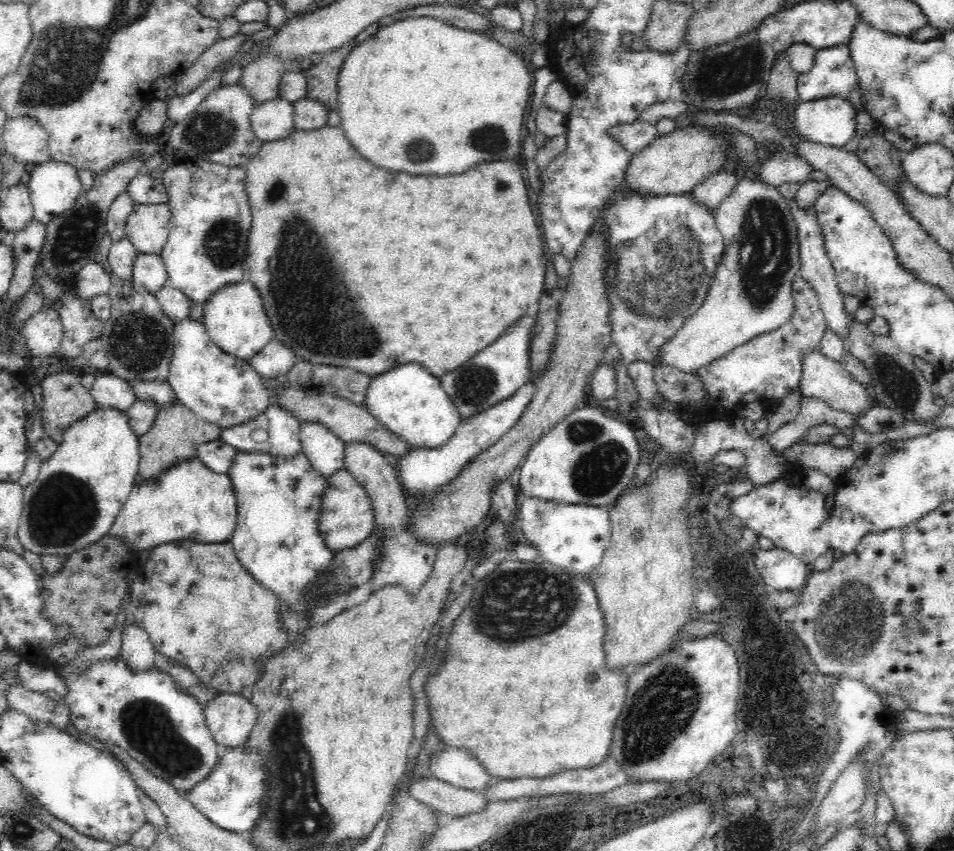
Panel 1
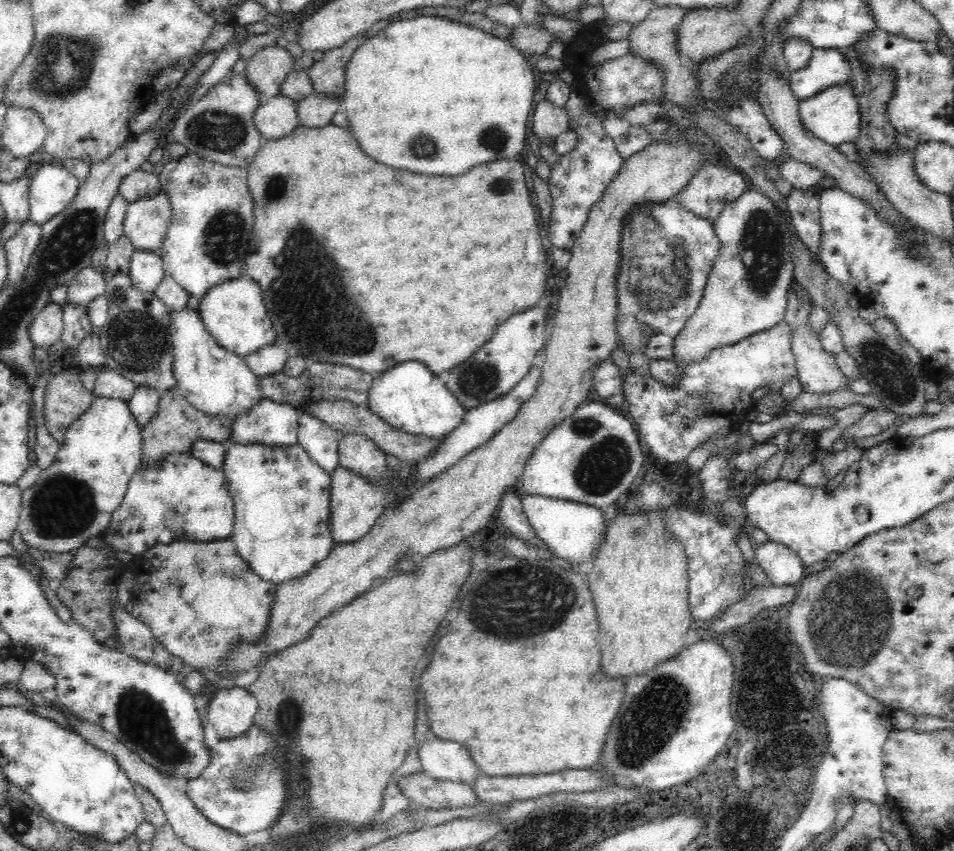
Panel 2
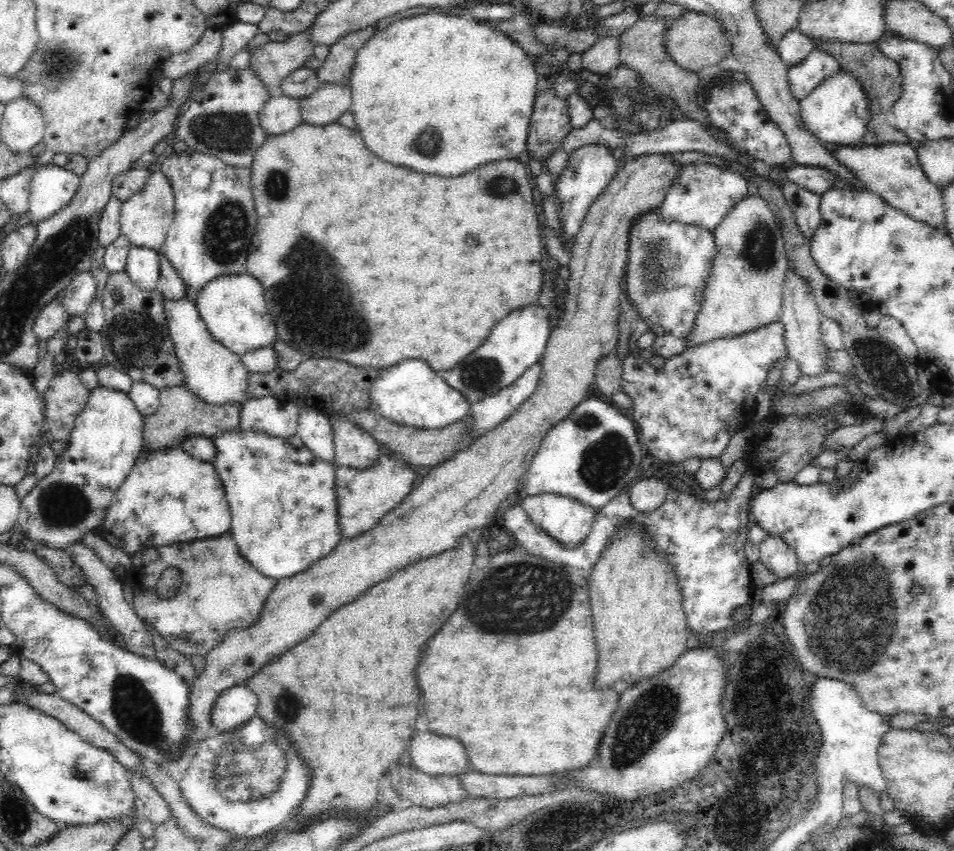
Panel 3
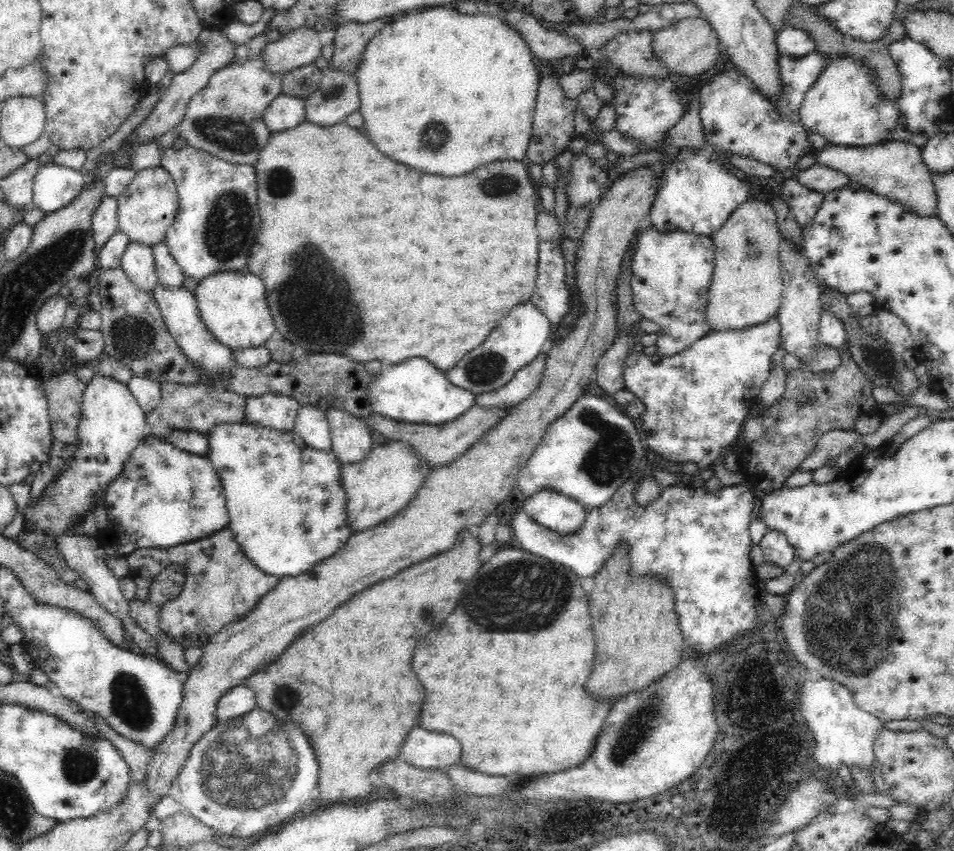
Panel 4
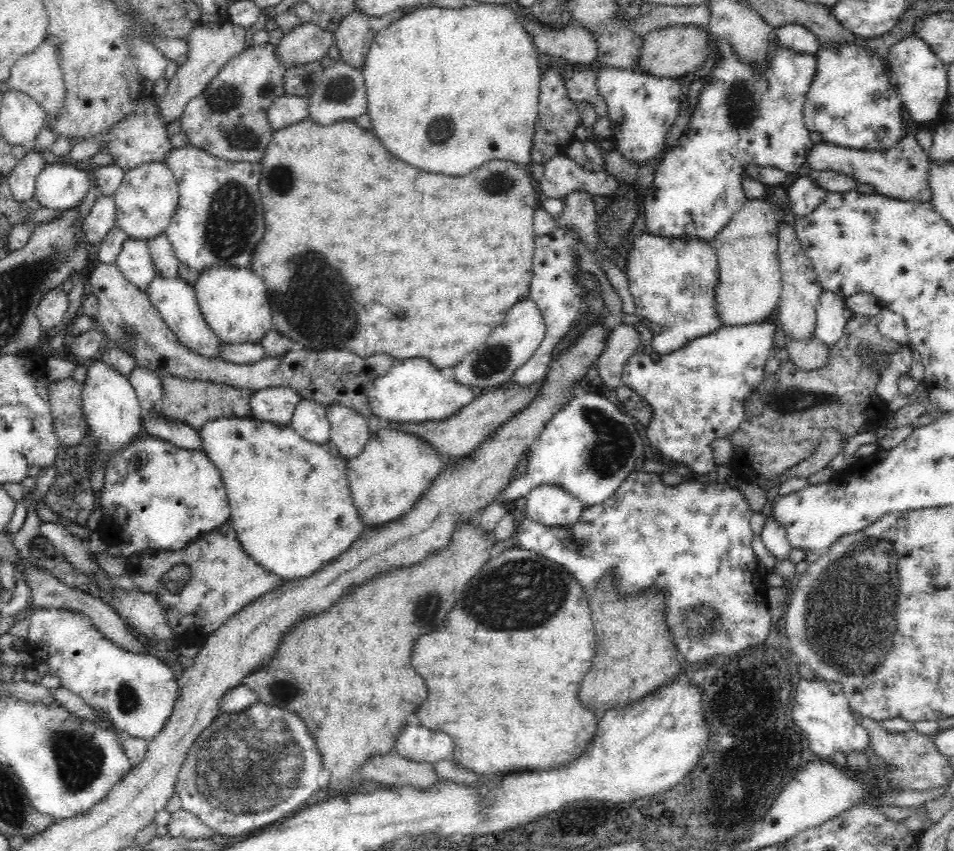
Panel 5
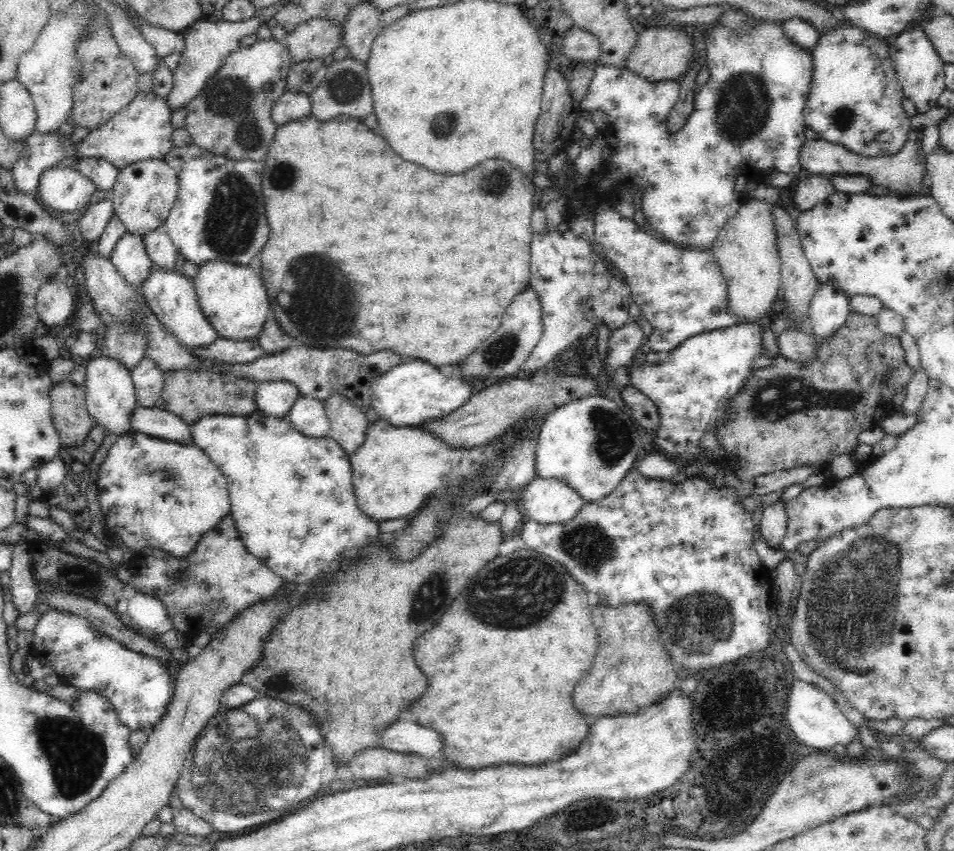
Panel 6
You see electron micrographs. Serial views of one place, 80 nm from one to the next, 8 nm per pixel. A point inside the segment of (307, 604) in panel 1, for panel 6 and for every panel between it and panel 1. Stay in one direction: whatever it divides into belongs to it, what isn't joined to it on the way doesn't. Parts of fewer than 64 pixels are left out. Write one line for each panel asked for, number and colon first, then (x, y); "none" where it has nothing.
2: (281, 496)
3: (282, 501)
4: (286, 507)
5: (290, 507)
6: (292, 500)

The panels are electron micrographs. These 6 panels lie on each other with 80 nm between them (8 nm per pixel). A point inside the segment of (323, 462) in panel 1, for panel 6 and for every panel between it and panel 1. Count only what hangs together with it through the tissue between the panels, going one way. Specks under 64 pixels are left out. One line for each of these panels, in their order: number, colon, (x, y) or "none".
2: (320, 441)
3: (314, 428)
4: (311, 424)
5: (309, 420)
6: (307, 415)

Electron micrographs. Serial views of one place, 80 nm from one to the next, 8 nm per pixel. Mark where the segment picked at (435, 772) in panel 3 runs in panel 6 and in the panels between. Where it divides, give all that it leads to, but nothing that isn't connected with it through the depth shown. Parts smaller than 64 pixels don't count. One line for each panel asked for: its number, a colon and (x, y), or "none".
4: (422, 748)
5: (415, 743)
6: (403, 737)

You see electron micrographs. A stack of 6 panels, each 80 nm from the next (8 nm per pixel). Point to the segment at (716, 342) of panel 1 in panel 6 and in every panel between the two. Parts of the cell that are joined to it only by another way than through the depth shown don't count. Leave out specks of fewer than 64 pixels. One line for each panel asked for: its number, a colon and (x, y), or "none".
2: (747, 290)
3: (744, 292)
4: (746, 286)
5: (749, 284)
6: (746, 249)

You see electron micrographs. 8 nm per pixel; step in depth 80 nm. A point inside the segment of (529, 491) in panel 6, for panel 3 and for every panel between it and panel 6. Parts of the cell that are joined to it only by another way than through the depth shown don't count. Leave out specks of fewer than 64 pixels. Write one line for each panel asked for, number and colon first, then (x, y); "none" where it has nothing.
3: (569, 522)
4: (563, 515)
5: (548, 505)

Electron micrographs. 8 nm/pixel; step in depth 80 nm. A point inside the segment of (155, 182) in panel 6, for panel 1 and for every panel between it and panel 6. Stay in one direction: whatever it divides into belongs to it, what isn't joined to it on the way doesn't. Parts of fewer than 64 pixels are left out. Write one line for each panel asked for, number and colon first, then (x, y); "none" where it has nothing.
1: (148, 228)
2: (146, 223)
3: (146, 216)
4: (146, 209)
5: (146, 201)

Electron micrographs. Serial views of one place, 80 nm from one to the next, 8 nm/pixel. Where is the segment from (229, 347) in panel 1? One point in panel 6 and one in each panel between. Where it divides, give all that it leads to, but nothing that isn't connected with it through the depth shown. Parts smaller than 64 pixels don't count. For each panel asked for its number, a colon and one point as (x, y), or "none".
2: (233, 312)
3: (233, 307)
4: (233, 306)
5: (233, 300)
6: (233, 297)

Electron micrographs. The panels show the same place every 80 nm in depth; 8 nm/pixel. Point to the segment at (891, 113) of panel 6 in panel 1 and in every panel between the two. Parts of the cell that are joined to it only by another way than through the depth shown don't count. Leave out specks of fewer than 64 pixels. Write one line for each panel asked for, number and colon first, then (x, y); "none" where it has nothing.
1: (831, 122)
2: (833, 116)
3: (837, 111)
4: (843, 106)
5: (851, 103)

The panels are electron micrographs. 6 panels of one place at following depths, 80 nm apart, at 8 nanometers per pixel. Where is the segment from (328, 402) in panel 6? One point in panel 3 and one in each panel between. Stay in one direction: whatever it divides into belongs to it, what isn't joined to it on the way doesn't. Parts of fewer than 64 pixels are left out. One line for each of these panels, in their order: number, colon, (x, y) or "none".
3: (354, 447)
4: (352, 441)
5: (349, 432)

